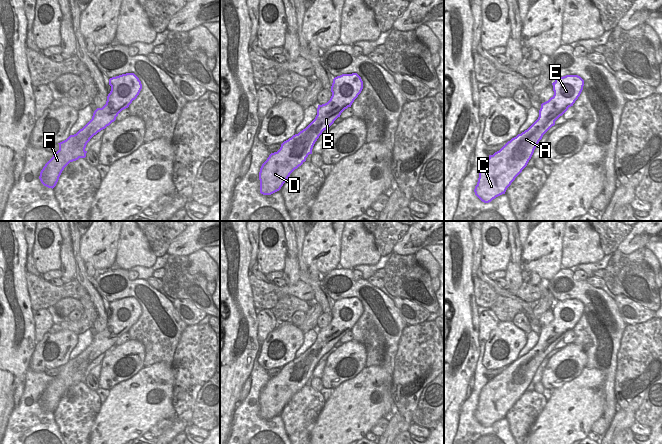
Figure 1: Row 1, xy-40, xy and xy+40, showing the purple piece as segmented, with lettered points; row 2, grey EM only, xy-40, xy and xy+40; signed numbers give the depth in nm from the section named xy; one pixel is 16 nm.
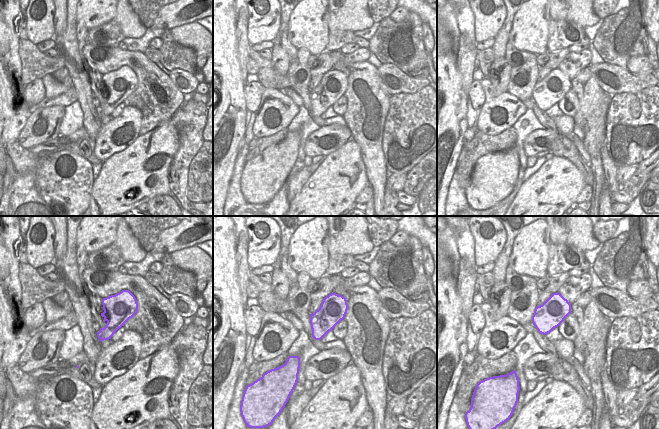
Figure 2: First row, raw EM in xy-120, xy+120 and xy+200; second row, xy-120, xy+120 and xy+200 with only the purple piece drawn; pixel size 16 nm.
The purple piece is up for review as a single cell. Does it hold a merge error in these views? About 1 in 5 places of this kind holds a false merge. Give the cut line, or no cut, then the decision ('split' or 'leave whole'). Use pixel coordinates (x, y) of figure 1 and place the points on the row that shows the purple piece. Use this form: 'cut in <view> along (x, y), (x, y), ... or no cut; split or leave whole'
no cut; leave whole

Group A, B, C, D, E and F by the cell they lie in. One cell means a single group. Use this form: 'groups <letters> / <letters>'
groups A B C D E F

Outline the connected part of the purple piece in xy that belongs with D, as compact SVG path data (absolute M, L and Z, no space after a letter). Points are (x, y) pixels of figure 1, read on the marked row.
M357 73L342 74L333 79L331 86L332 96L327 103L318 105L315 119L298 134L284 141L280 149L271 153L262 164L259 172L261 194L271 195L281 189L290 174L306 161L309 154L312 154L313 146L322 132L329 128L345 109L351 107L362 89L363 81Z

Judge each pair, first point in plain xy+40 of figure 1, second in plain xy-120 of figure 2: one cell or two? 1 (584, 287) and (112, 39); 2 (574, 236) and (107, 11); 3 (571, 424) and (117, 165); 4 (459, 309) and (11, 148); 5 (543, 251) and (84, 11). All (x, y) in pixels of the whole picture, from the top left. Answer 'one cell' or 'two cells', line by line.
1: two cells
2: two cells
3: one cell
4: two cells
5: one cell

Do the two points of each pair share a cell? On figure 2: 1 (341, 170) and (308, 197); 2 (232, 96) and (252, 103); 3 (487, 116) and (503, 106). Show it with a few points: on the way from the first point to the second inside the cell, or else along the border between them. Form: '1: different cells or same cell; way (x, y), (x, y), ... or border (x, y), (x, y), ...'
1: same cell; way (333, 178), (316, 195)
2: different cells; border (244, 85), (244, 99), (247, 109)
3: same cell; way (490, 111), (491, 107), (498, 105)

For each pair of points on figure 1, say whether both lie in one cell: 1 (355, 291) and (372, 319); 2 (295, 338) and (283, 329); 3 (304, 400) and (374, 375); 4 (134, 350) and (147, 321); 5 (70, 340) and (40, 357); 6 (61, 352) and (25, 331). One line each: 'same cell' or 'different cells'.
1: same cell
2: same cell
3: different cells
4: different cells
5: same cell
6: different cells

